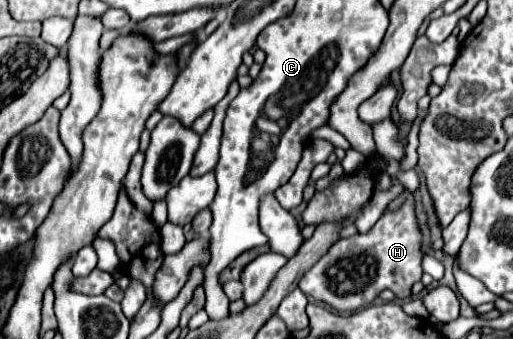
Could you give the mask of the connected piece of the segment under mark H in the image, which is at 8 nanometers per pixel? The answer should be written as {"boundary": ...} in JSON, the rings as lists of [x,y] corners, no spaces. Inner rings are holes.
{"boundary":[[[409,193],[399,209],[385,213],[367,233],[337,239],[301,277],[299,289],[307,297],[329,303],[339,311],[355,311],[365,307],[373,303],[383,289],[391,289],[397,299],[407,299],[411,297],[411,287],[421,281],[423,257],[423,235],[415,217],[415,195]]]}

